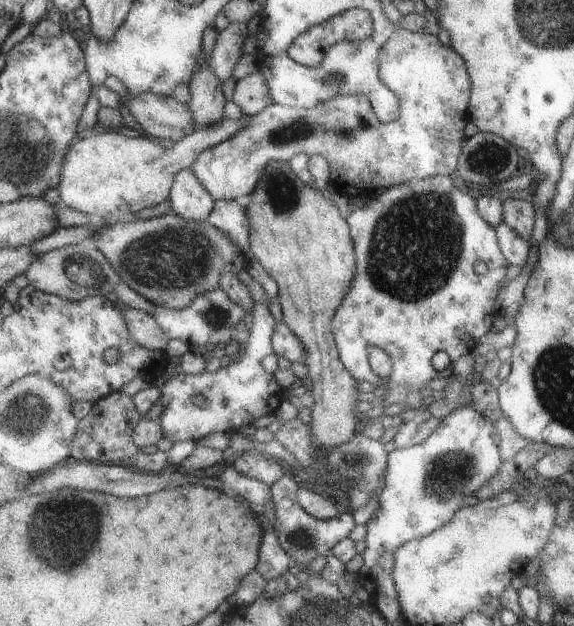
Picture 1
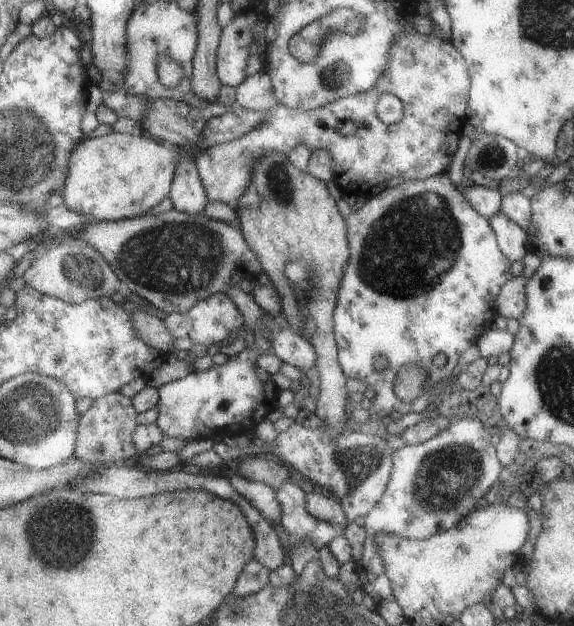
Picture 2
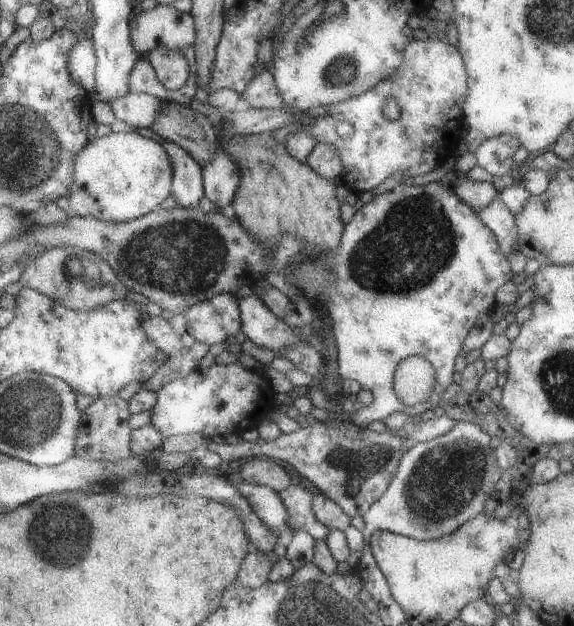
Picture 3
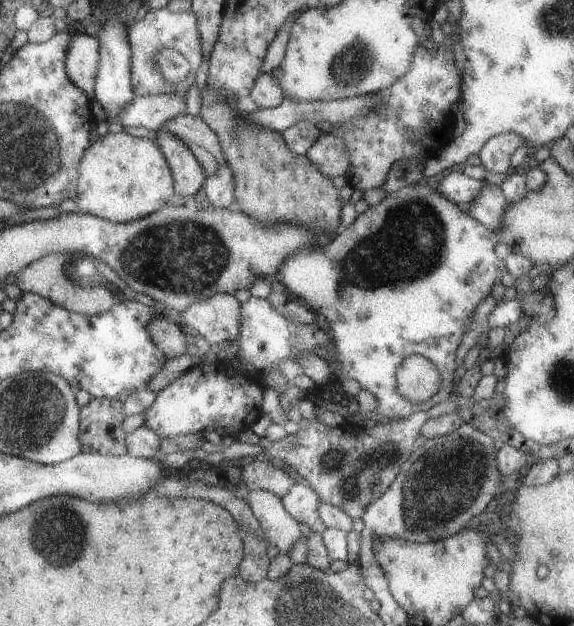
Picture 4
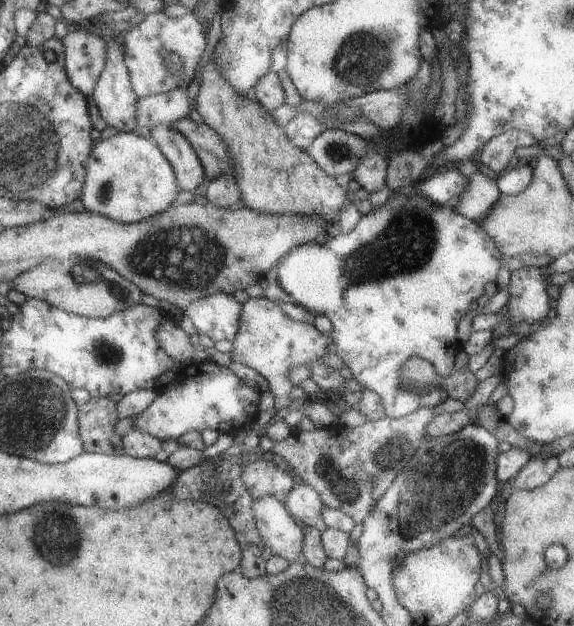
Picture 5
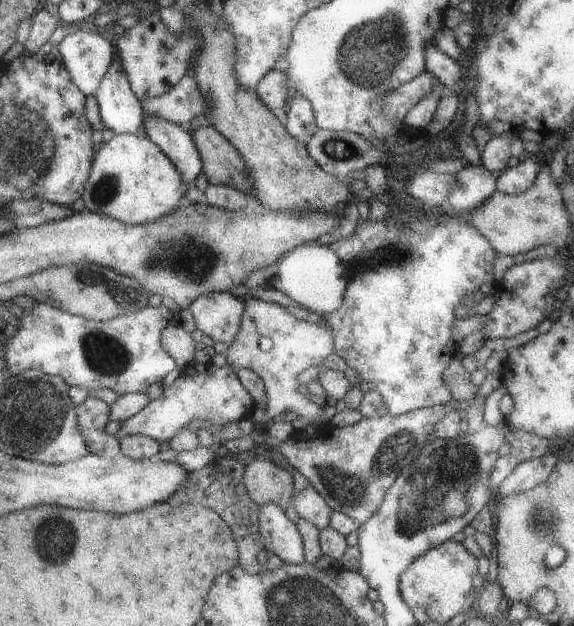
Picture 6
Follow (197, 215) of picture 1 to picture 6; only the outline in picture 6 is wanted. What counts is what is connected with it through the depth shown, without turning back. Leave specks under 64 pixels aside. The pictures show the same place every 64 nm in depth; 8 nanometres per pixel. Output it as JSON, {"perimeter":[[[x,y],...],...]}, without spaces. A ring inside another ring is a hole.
{"perimeter":[[[151,118],[145,122],[143,130],[147,132],[147,138],[151,138],[151,142],[161,148],[161,152],[165,152],[177,172],[181,172],[181,178],[187,186],[195,184],[195,180],[205,174],[201,152],[193,142],[193,134],[189,134],[185,128]]]}

